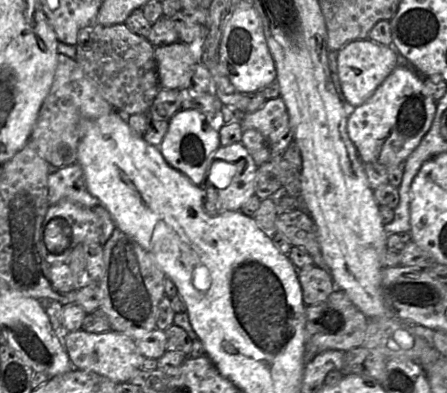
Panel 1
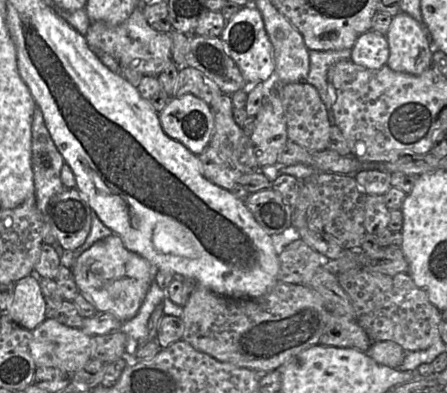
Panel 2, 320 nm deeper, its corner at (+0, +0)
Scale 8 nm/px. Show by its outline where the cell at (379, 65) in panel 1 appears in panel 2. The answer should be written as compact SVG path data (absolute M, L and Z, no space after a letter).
M369 30L358 37L351 49L350 59L367 69L380 69L387 64L389 45L386 35Z

